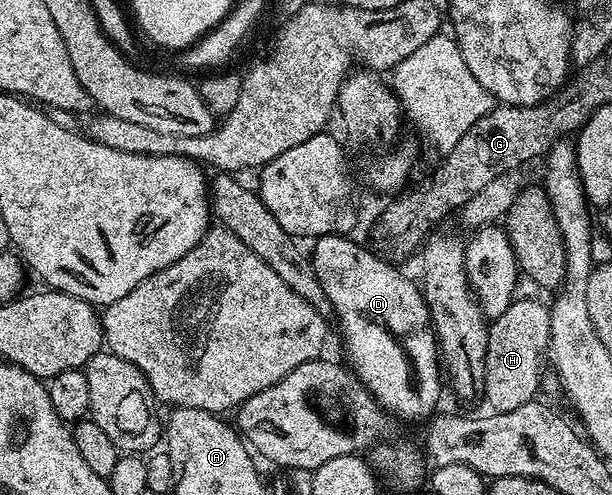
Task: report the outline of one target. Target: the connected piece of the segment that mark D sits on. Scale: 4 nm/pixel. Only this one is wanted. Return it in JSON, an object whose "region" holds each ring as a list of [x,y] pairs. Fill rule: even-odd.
{"region":[[[322,235],[312,244],[311,260],[315,273],[318,275],[319,281],[322,283],[323,291],[327,293],[330,298],[331,305],[334,306],[334,313],[336,315],[336,326],[341,326],[341,339],[345,342],[345,355],[348,366],[351,368],[354,375],[361,380],[362,387],[365,387],[373,395],[373,398],[381,404],[382,408],[387,409],[390,416],[398,415],[399,418],[405,419],[410,415],[413,419],[428,420],[430,416],[438,410],[437,402],[441,399],[441,383],[443,387],[443,371],[439,366],[439,348],[437,345],[437,337],[433,334],[433,325],[429,321],[429,310],[425,304],[425,296],[421,294],[421,288],[416,282],[413,283],[400,271],[400,266],[394,265],[390,260],[380,256],[376,251],[370,249],[368,246],[360,247],[359,244],[353,240],[349,235]],[[405,387],[409,390],[409,411],[405,408]]]}

